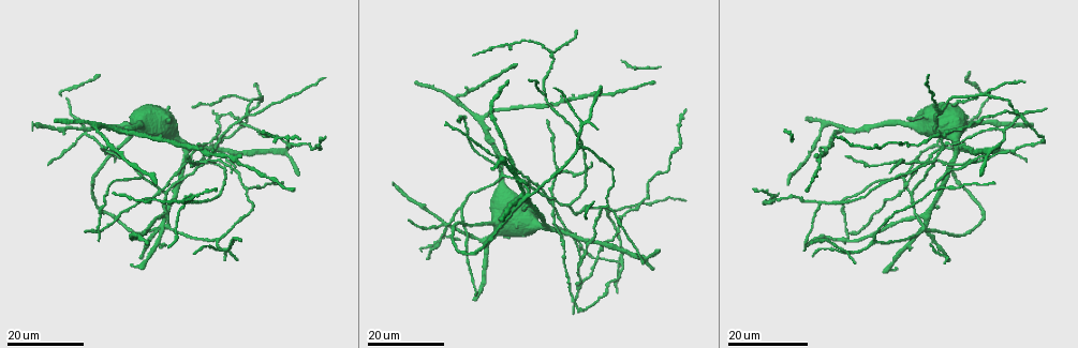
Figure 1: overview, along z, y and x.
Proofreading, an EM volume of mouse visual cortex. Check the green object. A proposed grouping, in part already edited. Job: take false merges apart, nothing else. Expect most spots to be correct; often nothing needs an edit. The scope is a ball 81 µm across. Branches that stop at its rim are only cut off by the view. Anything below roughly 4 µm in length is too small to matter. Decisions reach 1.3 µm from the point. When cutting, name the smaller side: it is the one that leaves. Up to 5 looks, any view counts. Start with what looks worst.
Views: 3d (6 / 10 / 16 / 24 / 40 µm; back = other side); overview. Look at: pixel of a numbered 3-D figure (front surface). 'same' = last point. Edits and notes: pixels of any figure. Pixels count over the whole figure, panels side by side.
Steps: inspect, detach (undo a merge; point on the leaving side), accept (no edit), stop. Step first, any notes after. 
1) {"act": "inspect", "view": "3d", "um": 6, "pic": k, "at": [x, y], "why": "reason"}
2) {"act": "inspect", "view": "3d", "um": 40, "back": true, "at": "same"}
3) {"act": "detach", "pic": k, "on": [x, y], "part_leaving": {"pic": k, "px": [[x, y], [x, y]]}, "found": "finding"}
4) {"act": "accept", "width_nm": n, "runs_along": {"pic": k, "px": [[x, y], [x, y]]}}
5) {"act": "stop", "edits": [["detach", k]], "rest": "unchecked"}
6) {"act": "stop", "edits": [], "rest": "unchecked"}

{"act": "inspect", "view": "3d", "um": 16, "pic": 1, "at": [620, 261], "why": "arms part here"}

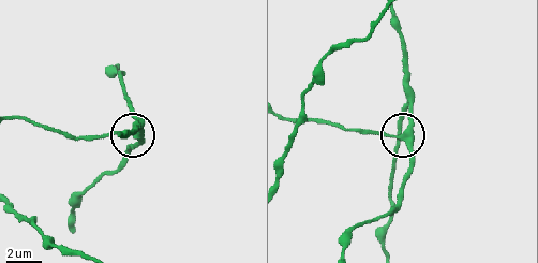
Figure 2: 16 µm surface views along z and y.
{"act": "inspect", "view": "3d", "um": 10, "pic": 2, "at": [401, 137]}

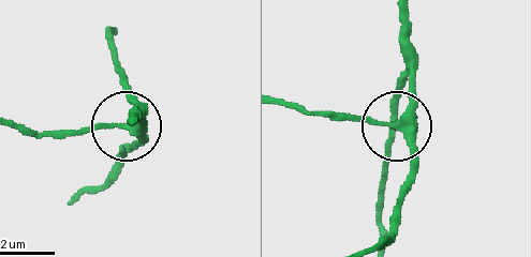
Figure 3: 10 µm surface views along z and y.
{"act": "accept", "side_arm_um": 24, "runs_along": {"pic": 3, "px": [[398, 15], [412, 70], [406, 118], [378, 125], [325, 118]]}, "found": "continuous, no second cell"}

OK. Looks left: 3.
{"act": "inspect", "view": "3d", "um": 16, "pic": 1, "at": [200, 160], "why": "three arms meet"}

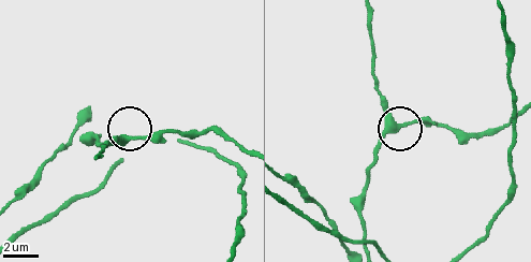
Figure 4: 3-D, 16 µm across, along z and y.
{"act": "inspect", "view": "3d", "um": 10, "pic": 4, "at": [395, 123], "why": "zoom in"}

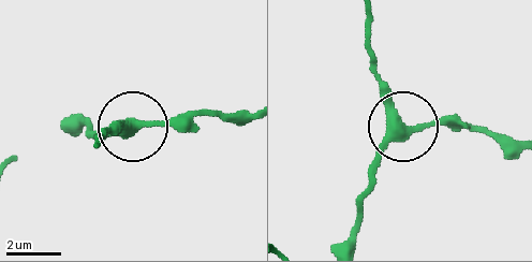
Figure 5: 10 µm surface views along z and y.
{"act": "accept", "arms": 3, "runs_along": {"pic": 5, "px": [[352, 243], [373, 160], [398, 132], [412, 126], [486, 126]]}, "found": "continuous, no second cell"}

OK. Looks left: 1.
{"act": "stop", "edits": [], "rest": "unchecked"}

